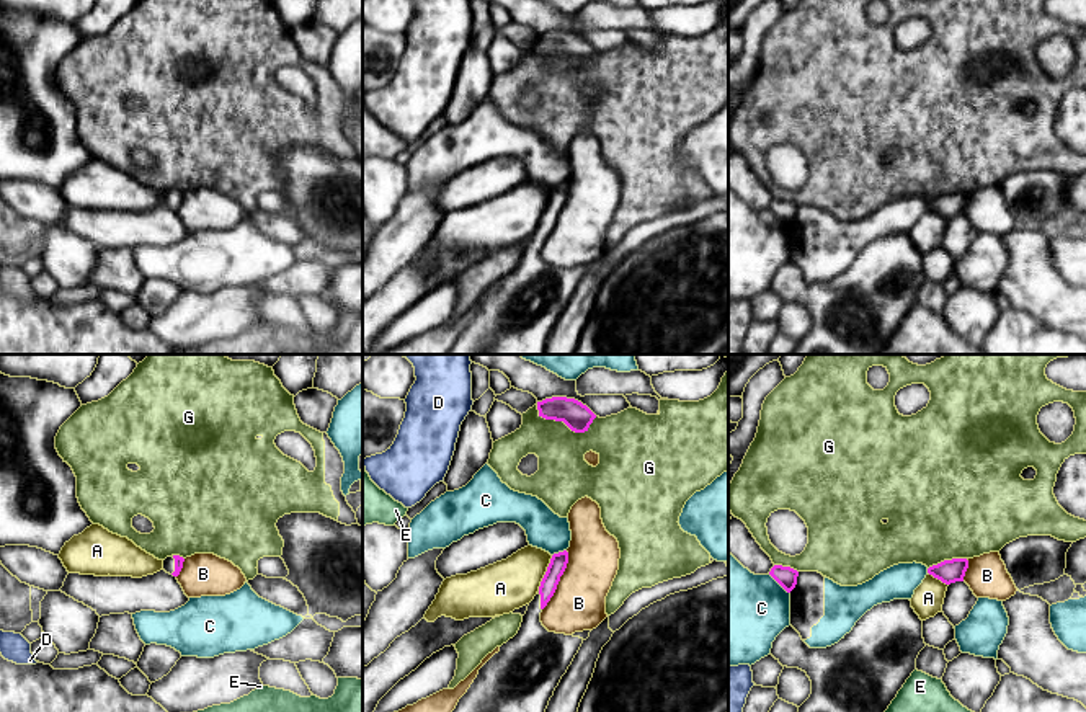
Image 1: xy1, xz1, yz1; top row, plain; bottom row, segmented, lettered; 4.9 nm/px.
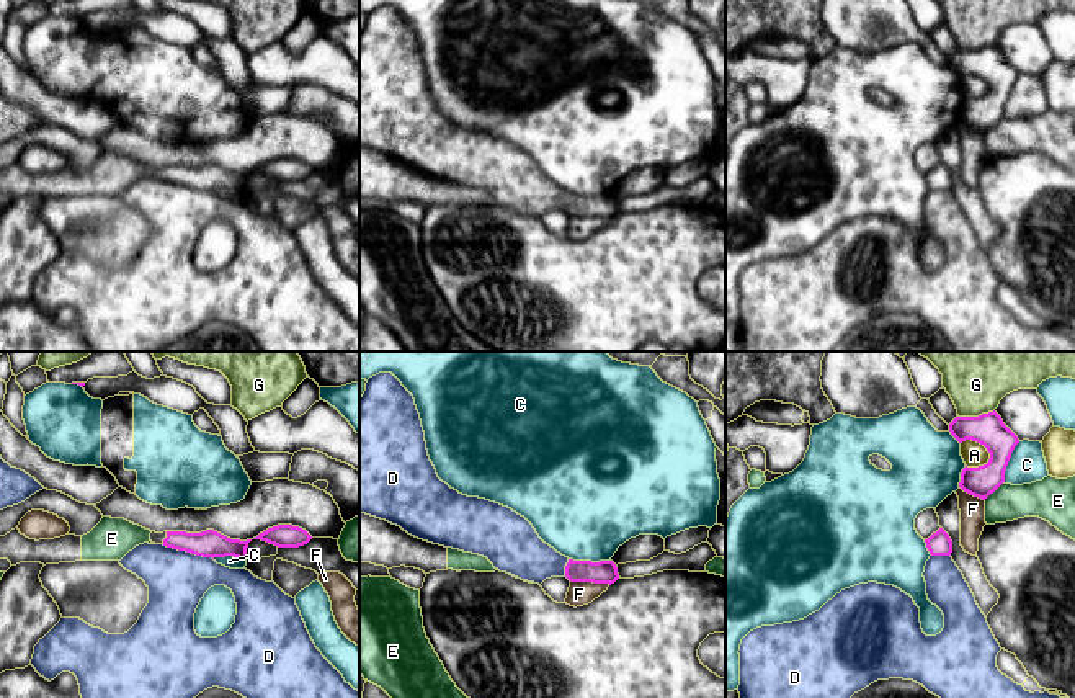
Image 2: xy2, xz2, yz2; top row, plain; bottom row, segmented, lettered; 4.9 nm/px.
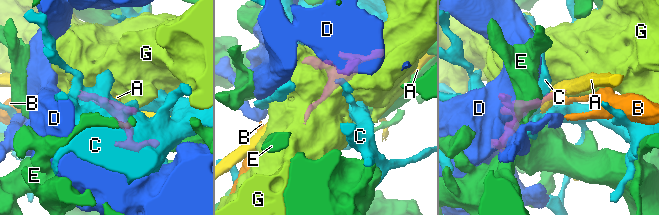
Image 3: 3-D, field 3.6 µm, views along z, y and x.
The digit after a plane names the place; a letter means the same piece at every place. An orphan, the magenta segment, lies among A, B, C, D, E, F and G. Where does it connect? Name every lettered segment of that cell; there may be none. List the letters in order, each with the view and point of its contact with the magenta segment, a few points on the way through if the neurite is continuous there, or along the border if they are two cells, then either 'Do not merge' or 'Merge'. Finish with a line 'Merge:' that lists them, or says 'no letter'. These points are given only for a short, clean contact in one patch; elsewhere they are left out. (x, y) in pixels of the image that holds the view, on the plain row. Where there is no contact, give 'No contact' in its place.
A: Touches magenta at yz2 (981, 77). Do not merge
B: Touches magenta at xz1 (559, 214). Do not merge
C: Touches magenta at xz2 (590, 195). Do not merge
D: Touches magenta at xy2 (188, 185). Boundary: xy2 (162, 178), (213, 193). Do not merge
E: Touches magenta at yz2 (994, 125). Do not merge
F: Touches magenta at xz2 (590, 214). Do not merge
G: Touches magenta at xz1 (564, 56). Do not merge
Merge: no letter

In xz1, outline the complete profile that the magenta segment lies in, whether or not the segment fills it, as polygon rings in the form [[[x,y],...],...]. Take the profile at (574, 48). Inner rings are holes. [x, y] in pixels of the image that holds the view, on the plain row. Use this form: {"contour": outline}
{"contour": [[[552,31],[537,36],[539,51],[563,56],[572,65],[585,67],[596,49],[581,36],[567,31]]]}

